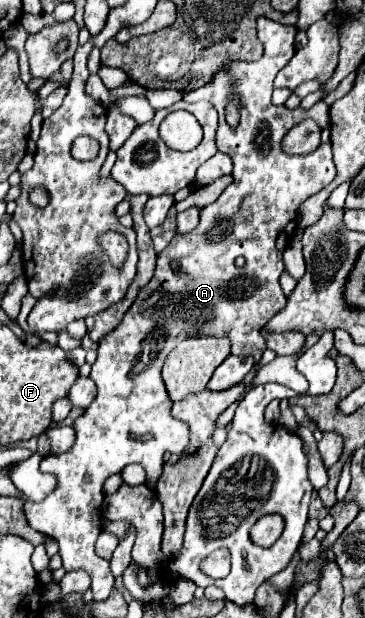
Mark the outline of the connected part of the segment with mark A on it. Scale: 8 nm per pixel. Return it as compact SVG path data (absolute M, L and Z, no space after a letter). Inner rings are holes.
M264 16L258 18L258 38L264 44L264 56L258 62L242 62L232 60L224 68L220 68L214 78L198 88L186 92L186 102L196 100L210 100L214 108L218 110L220 122L216 132L216 144L218 150L232 156L234 160L234 182L220 194L220 198L208 208L202 208L200 212L200 224L196 230L188 234L176 234L172 242L158 254L156 272L152 280L140 290L136 302L126 312L124 320L120 322L120 328L114 328L108 336L104 336L98 342L98 358L92 364L90 378L96 382L98 394L94 402L86 408L84 416L80 416L74 422L76 428L76 442L74 446L64 454L48 454L44 456L40 470L52 472L58 476L56 490L44 500L44 502L24 502L24 512L28 518L28 524L42 532L48 538L54 538L60 546L60 556L64 562L64 570L84 570L92 578L92 594L94 600L106 600L110 594L110 588L114 584L114 576L110 572L108 560L100 558L94 552L94 542L98 534L102 532L102 504L104 504L104 492L102 486L108 476L122 472L126 464L138 462L146 470L148 482L156 482L162 474L164 464L164 452L170 454L182 454L190 444L190 426L184 420L178 420L170 414L172 400L166 392L164 380L162 380L162 364L166 360L168 348L166 340L170 336L194 336L194 334L208 334L208 336L222 336L228 334L232 340L232 354L238 356L252 356L256 362L260 362L262 352L266 350L266 340L260 334L262 326L268 324L276 312L280 312L286 306L286 294L282 292L282 286L278 282L284 262L282 252L290 244L298 220L296 212L302 200L308 196L320 192L324 186L332 182L336 176L336 168L333 162L333 154L330 143L321 143L315 152L300 156L286 154L282 150L282 138L288 134L290 128L296 124L314 118L320 128L328 126L328 106L314 104L310 110L304 110L302 106L298 110L288 110L286 106L274 106L272 104L272 80L278 74L280 68L288 64L288 60L296 52L296 26L284 26L280 22L268 20ZM230 80L240 80L238 90L242 94L244 106L242 106L242 118L236 128L228 128L228 122L224 120L224 104L226 104L226 86ZM234 256L244 256L246 264L238 268L234 264Z

